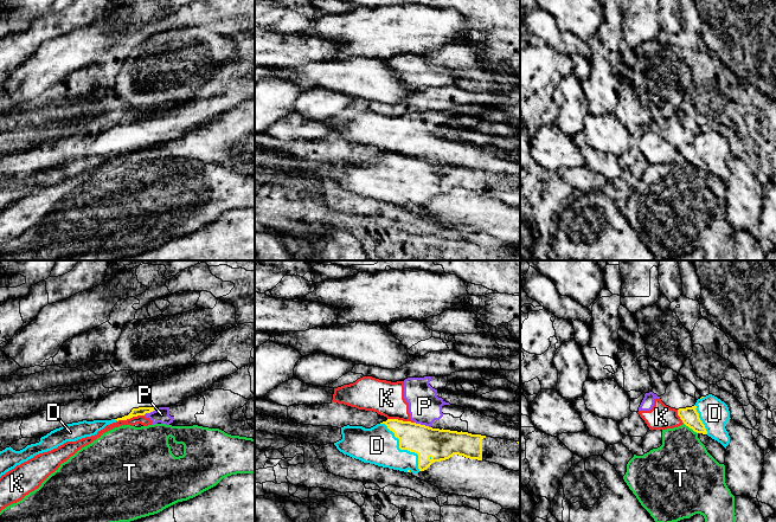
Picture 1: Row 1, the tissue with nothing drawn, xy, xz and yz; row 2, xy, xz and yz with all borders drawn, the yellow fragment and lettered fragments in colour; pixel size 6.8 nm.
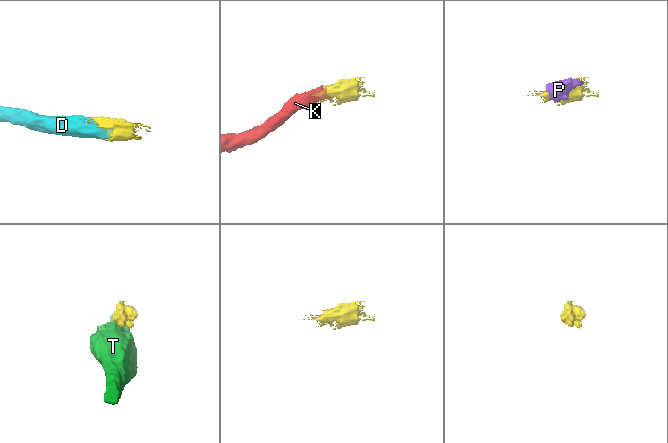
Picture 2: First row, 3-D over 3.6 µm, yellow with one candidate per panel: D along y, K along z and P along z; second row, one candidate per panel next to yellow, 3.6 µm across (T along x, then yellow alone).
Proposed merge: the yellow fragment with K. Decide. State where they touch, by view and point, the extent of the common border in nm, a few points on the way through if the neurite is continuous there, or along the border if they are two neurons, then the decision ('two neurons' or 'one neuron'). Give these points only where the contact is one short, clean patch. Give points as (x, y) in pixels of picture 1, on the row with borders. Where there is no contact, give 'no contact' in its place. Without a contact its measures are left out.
contact xy (130, 417); length 190 nm; border xy (143, 414), (117, 421); two neurons

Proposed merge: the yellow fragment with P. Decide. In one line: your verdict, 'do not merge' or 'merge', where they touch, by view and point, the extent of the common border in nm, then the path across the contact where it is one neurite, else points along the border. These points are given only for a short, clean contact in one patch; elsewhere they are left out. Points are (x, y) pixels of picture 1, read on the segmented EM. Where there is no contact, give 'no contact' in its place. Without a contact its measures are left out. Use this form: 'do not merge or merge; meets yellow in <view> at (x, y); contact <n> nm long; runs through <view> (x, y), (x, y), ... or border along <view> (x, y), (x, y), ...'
do not merge; meets yellow in xz at (423, 425); contact 120 nm long; border along xz (415, 421), (430, 427)

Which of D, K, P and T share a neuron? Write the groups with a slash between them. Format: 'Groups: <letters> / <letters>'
Groups: D / K P / T

